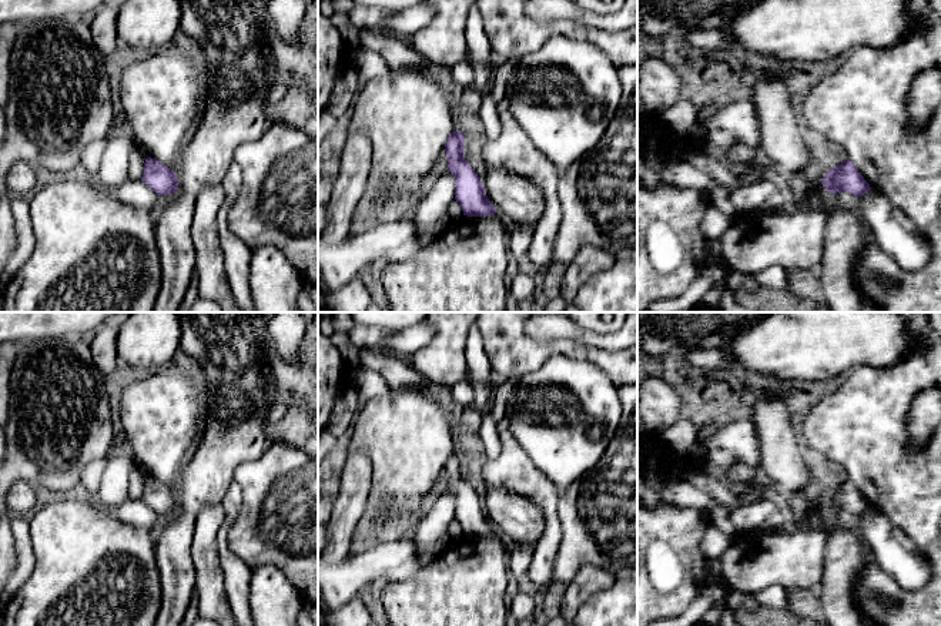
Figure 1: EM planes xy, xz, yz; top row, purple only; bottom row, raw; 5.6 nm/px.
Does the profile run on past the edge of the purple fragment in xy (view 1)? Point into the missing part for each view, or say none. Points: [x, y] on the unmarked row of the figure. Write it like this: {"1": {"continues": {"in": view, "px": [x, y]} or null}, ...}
{"1": {"continues": null}}

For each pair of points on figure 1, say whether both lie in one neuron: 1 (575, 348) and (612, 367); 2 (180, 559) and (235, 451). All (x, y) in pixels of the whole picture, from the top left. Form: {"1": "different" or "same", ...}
{"1": "same", "2": "same"}

